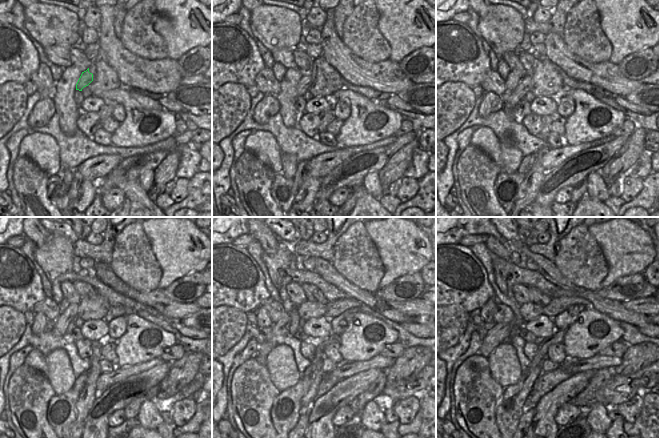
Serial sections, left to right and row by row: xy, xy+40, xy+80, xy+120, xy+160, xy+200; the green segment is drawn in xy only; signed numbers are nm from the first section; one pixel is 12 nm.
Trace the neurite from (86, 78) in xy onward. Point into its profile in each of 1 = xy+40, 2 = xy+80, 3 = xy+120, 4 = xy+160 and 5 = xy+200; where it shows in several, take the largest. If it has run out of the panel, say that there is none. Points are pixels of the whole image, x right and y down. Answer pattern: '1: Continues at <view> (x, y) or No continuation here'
1: Continues at xy+40 (305, 81)
2: Continues at xy+80 (524, 86)
3: Continues at xy+120 (65, 323)
4: Continues at xy+160 (289, 324)
5: Continues at xy+200 (499, 333)

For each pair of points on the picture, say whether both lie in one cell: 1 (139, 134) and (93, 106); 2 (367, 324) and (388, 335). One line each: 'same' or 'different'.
1: different
2: same

